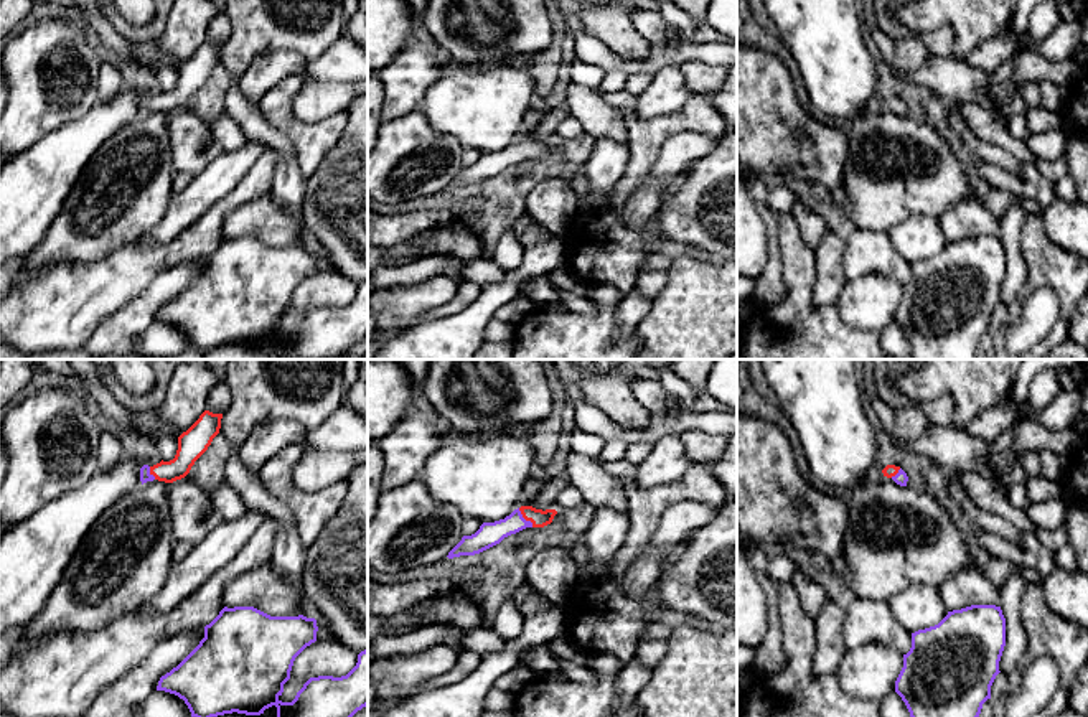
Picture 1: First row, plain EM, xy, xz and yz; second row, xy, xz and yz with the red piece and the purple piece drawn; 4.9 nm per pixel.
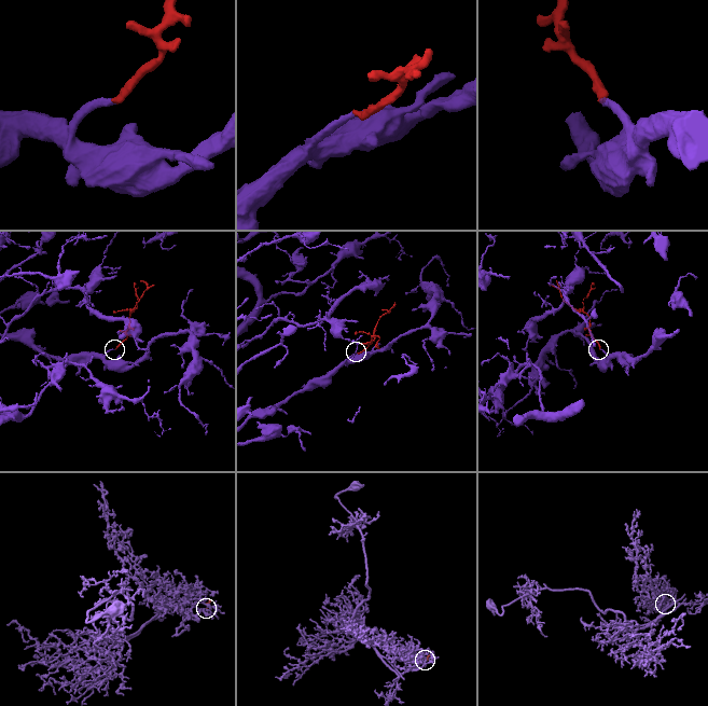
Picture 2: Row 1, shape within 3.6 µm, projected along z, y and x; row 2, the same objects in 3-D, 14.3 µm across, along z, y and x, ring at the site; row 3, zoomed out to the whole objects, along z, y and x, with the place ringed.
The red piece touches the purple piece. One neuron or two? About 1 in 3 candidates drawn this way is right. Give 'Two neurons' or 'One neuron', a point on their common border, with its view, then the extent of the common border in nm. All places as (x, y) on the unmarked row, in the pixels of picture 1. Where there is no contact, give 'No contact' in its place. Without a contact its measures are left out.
One neuron. Touches red at xz (525, 149). Shared border 120 nm

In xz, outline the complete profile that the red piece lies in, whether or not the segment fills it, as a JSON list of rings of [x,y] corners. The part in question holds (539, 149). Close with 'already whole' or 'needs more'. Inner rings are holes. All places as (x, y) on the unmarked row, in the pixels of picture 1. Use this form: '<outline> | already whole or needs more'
[[[521,137],[504,150],[495,153],[483,153],[471,166],[463,166],[462,171],[448,183],[448,190],[460,186],[475,186],[496,175],[504,168],[516,165],[526,158],[544,158],[552,153],[556,140],[536,140],[532,137]]] | needs more

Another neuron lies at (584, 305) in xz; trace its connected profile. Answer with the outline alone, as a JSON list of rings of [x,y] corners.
[[[559,290],[559,298],[562,300],[562,303],[565,305],[569,312],[577,312],[582,315],[595,315],[598,310],[598,305],[592,302],[590,298],[577,297],[565,290]]]

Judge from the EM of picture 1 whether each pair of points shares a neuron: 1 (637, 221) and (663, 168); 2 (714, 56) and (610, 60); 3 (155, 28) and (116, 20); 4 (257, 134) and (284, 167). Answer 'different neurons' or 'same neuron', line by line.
1: same neuron
2: same neuron
3: same neuron
4: same neuron

